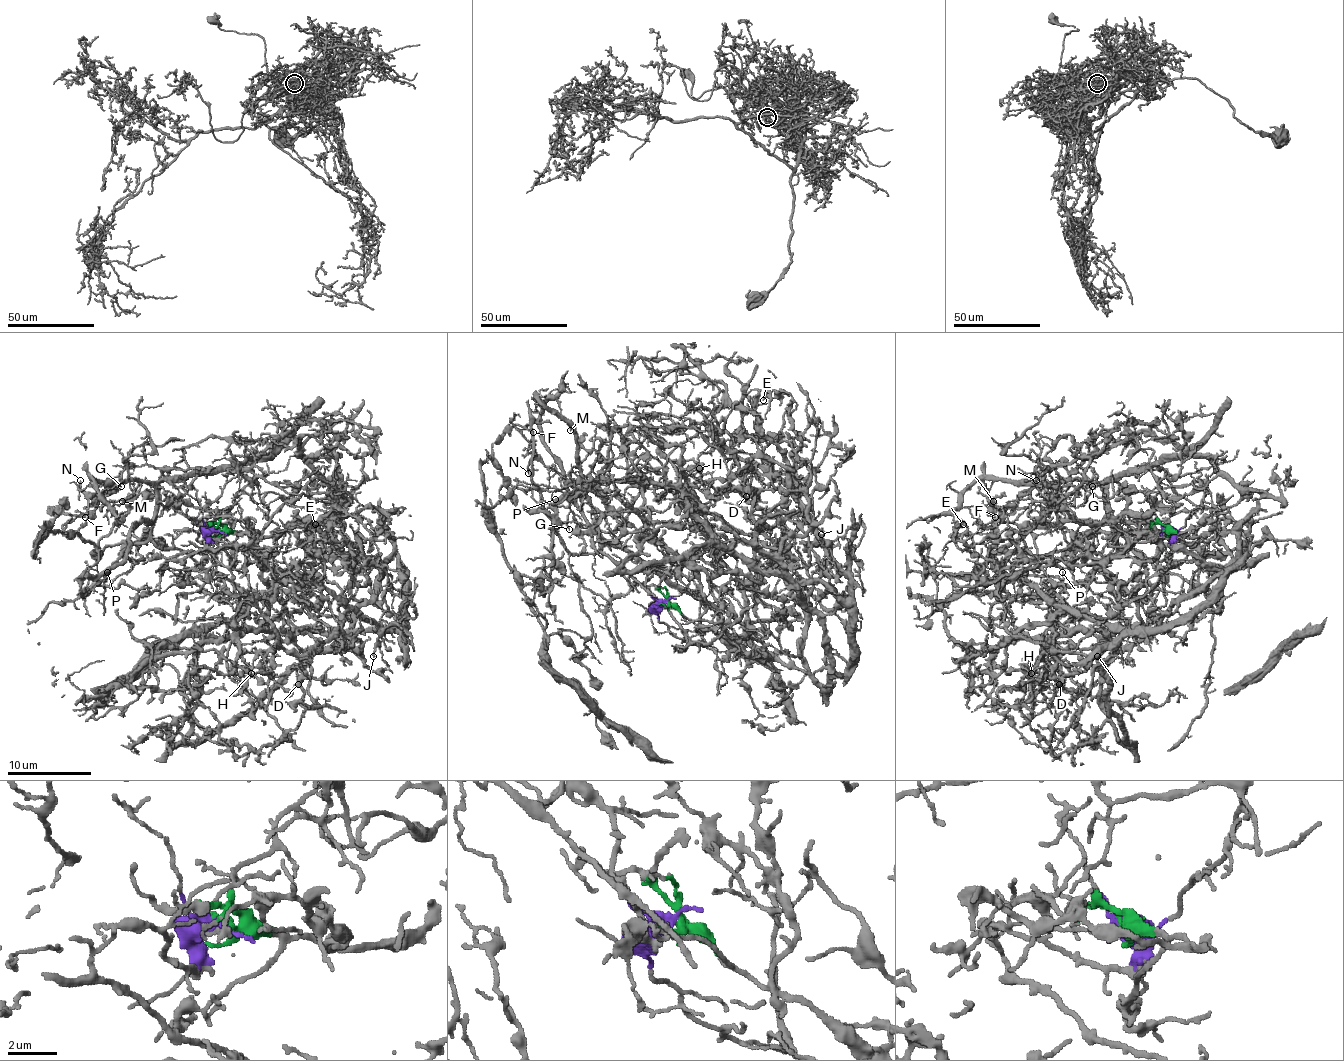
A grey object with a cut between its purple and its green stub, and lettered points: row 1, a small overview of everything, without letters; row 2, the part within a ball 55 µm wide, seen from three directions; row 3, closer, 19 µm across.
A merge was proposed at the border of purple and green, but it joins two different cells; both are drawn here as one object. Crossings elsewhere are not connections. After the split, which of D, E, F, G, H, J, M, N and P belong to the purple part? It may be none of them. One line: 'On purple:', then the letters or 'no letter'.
On purple: F, G, M, N, P

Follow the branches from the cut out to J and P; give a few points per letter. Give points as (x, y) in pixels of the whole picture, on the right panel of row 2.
J: (1165, 528), (1218, 519), (1235, 565), (1161, 536), (1040, 557), (1019, 534), (1025, 578), (1103, 624), (1096, 655)
P: (1165, 528), (1165, 544), (1119, 532), (1122, 549), (1115, 542), (1117, 551), (1086, 578), (1052, 584), (1063, 572)

